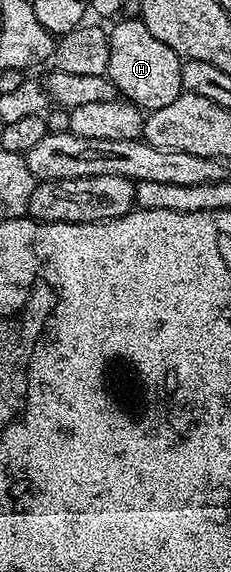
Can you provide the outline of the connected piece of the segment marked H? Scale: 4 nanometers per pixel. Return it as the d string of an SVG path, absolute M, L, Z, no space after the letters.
M140 18L121 20L117 21L119 24L115 28L109 29L110 49L106 75L110 77L115 89L131 104L147 113L176 102L176 98L180 98L183 93L180 82L183 57L176 50L164 46L164 42L152 35L152 30L148 30Z

